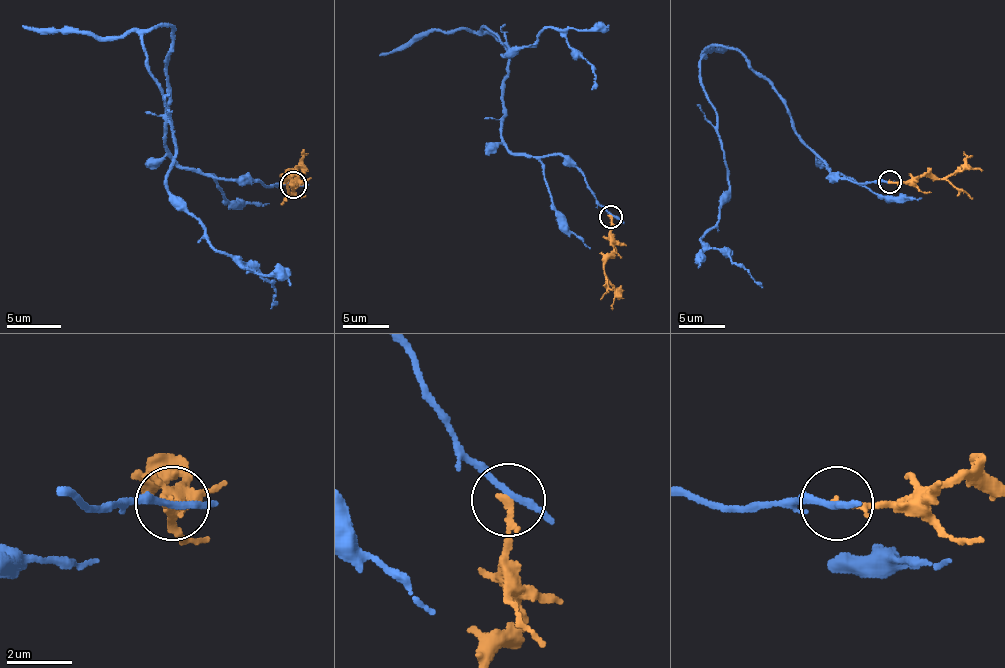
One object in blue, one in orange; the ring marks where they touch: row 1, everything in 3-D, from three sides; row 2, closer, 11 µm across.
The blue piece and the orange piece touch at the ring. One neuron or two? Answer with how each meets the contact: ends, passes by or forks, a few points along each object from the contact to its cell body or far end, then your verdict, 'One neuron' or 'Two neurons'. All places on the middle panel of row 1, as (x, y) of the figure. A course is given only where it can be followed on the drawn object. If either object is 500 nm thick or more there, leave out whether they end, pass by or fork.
At the ring blue passes by. At the ring orange ends. Course of blue: (610, 216), (562, 156), (507, 146), (507, 50), (481, 29), (504, 57), (548, 27), (592, 66), (592, 89). Course of orange: (610, 216), (610, 257), (603, 273), (615, 292), (613, 310). Two neurons

